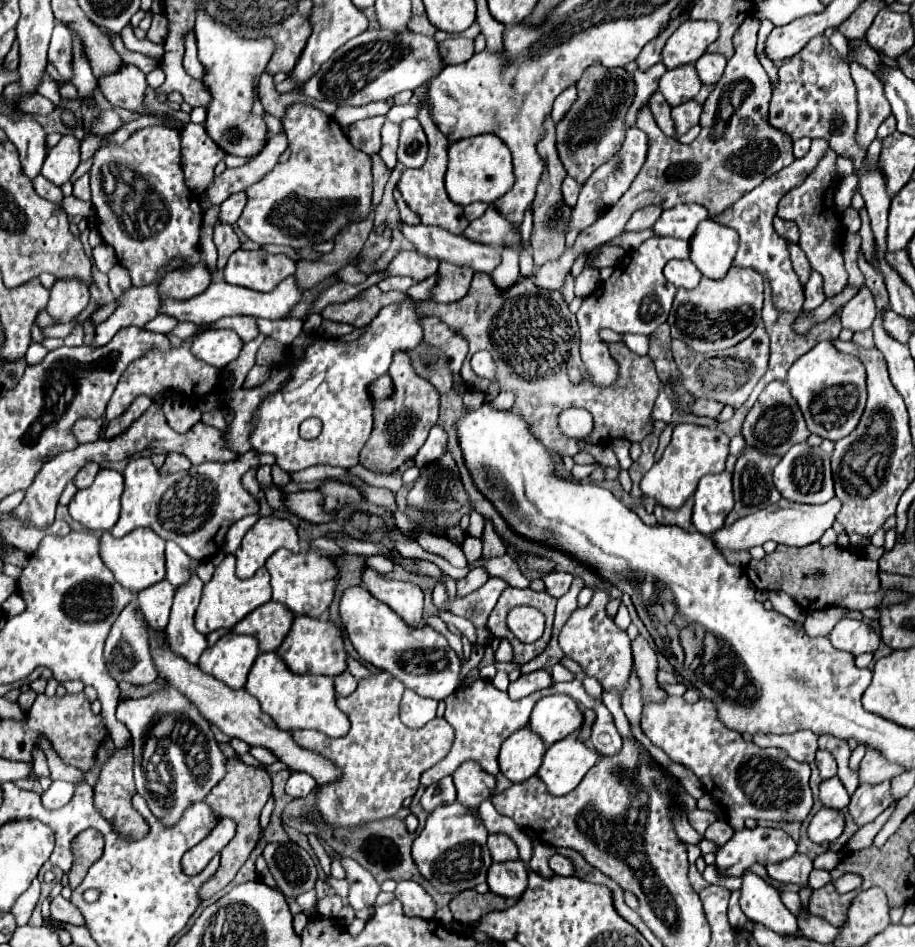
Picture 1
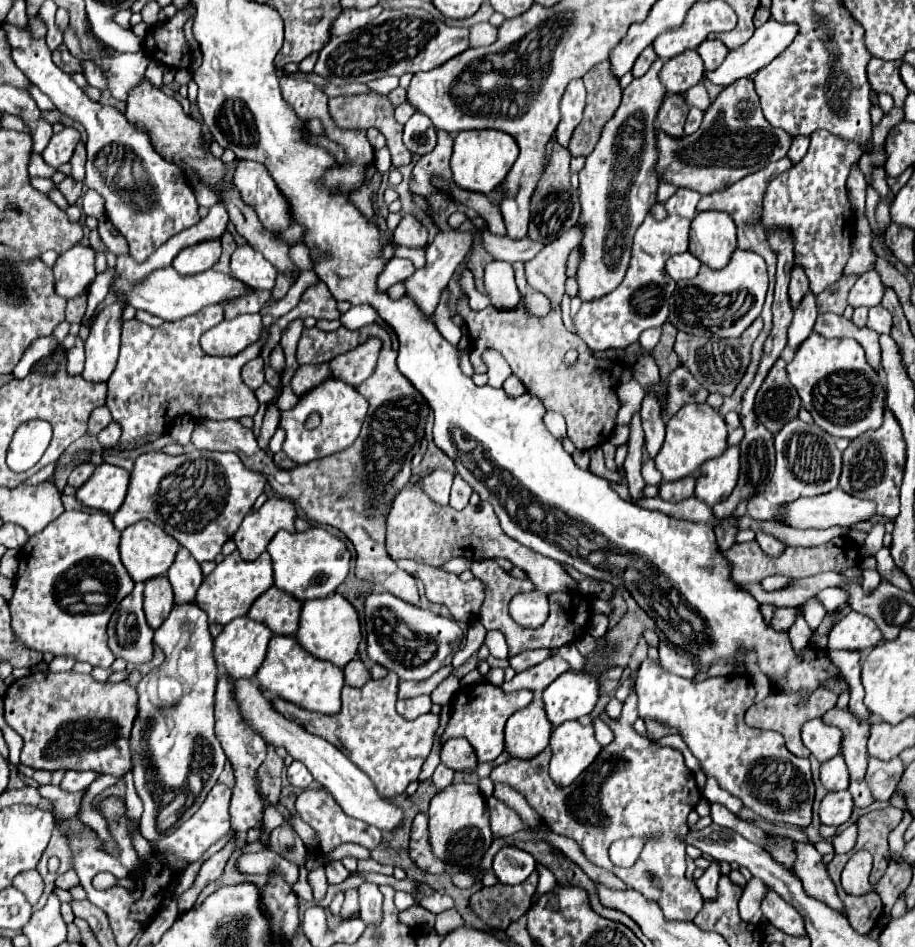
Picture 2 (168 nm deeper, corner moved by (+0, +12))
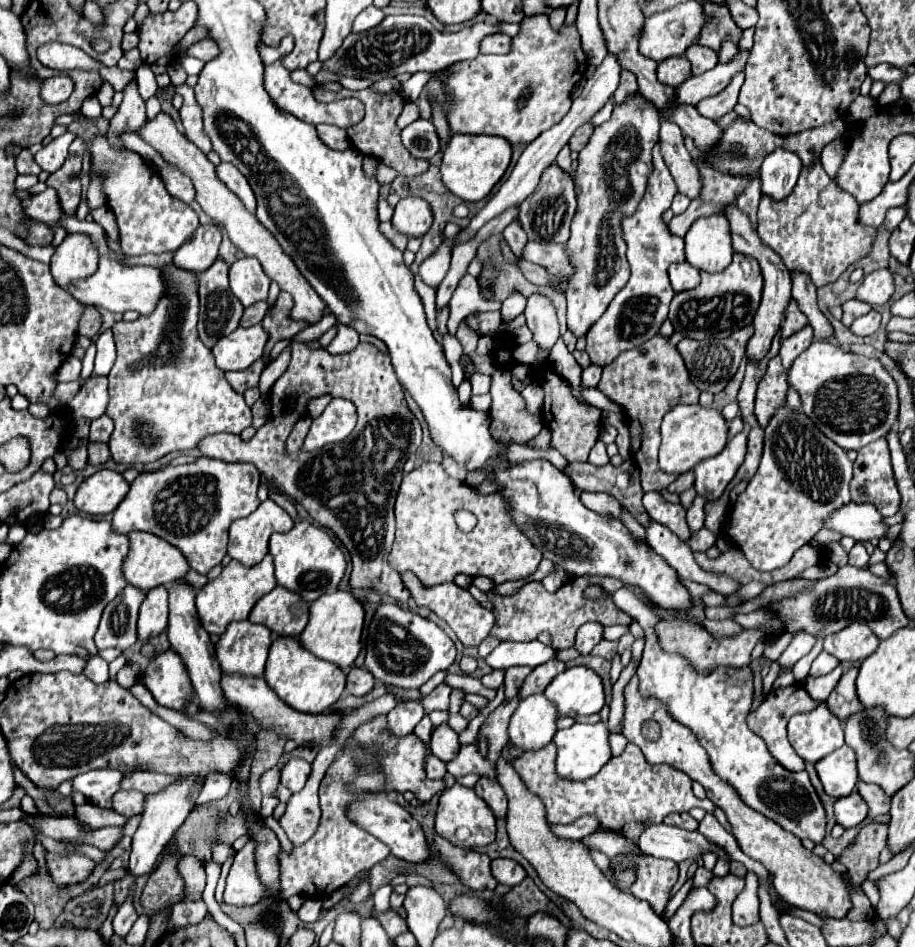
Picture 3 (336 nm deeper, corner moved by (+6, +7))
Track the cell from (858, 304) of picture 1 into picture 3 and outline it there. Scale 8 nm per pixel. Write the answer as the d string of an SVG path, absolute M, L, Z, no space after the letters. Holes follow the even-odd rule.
M881 269L881 271L869 273L861 281L855 297L859 301L865 301L865 303L877 307L877 305L887 303L891 295L893 295L893 277L891 277L891 271L889 269Z

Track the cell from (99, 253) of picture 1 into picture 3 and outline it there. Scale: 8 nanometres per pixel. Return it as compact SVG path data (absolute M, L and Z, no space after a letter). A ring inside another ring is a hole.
M107 257L99 259L99 269L91 277L83 281L75 281L75 285L69 285L67 291L83 305L93 305L93 307L103 307L107 311L115 313L125 313L125 311L137 311L139 315L151 315L159 301L165 297L165 277L161 269L155 267L125 267L119 265L117 261L111 261Z

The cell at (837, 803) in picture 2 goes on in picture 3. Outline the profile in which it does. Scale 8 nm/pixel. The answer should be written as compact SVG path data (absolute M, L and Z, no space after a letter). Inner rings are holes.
M851 793L847 797L839 797L833 803L835 821L843 827L855 827L867 817L867 805L863 805L863 799L857 793Z

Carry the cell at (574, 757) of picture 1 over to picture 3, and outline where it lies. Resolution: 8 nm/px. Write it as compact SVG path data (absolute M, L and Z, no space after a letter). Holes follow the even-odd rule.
M575 723L569 729L557 731L555 737L553 737L553 743L557 745L557 759L555 759L557 775L561 779L569 779L569 781L583 781L583 779L599 773L599 769L611 757L607 737L609 737L609 731L607 731L605 723L595 723L595 725Z

